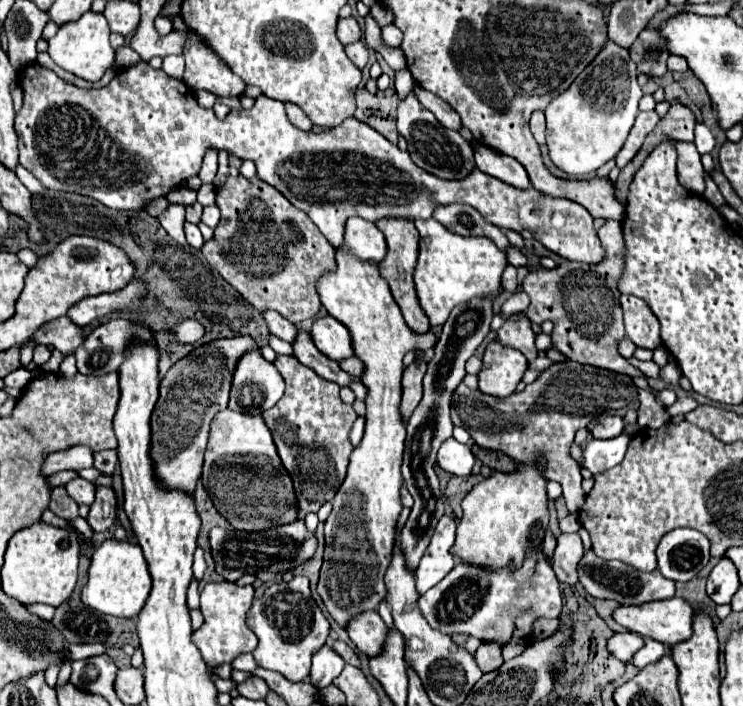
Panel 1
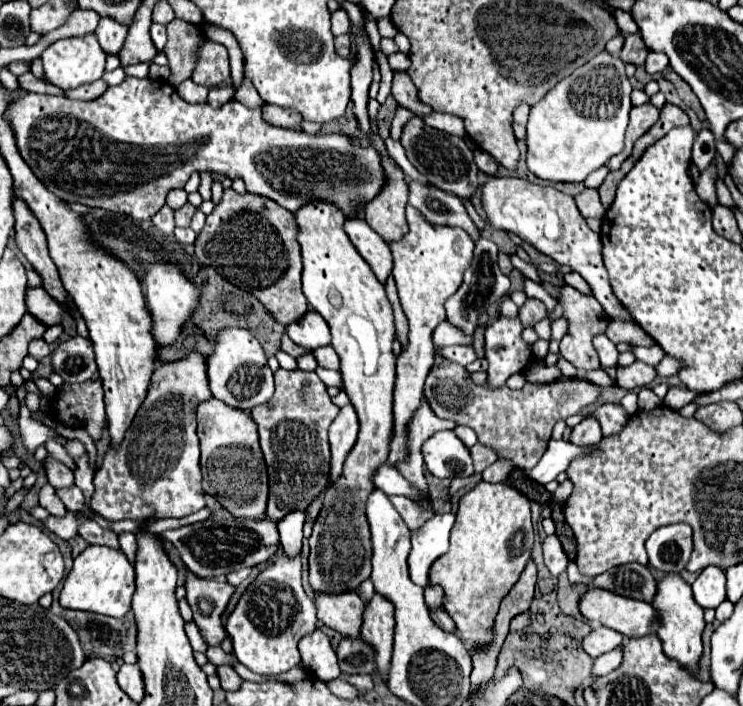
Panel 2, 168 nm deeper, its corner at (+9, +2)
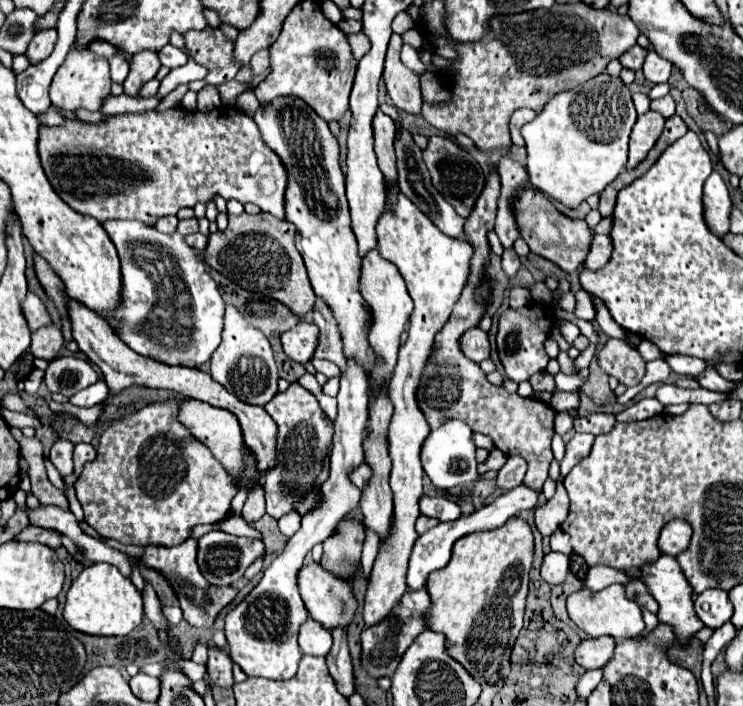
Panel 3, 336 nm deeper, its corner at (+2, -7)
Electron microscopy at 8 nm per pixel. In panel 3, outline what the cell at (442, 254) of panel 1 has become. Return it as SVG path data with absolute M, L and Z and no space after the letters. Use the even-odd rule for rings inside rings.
M398 194L398 200L394 204L390 202L384 204L384 210L376 224L376 234L378 234L378 252L398 268L400 276L406 282L408 294L414 300L414 312L410 316L408 340L400 348L398 364L396 364L392 382L390 382L390 398L394 402L394 416L390 422L388 442L390 442L390 458L392 458L390 486L394 492L394 518L390 524L388 536L384 538L380 552L376 556L374 568L370 572L366 600L364 600L366 626L372 626L384 620L392 612L392 608L400 602L402 594L408 588L406 568L408 568L412 546L418 538L414 524L420 516L418 502L422 498L424 470L420 466L420 446L424 438L430 434L430 426L416 404L416 388L418 388L422 370L428 362L428 356L432 352L434 336L448 322L452 306L460 298L460 292L468 278L470 258L472 258L472 246L466 240L450 238L442 234L432 224L432 220L418 210L416 204L404 198L404 194Z

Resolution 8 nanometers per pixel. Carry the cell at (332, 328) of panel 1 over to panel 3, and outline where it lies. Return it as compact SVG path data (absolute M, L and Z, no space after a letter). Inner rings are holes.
M300 322L294 328L286 330L280 340L282 340L282 350L290 360L306 364L312 358L314 348L318 344L318 330L314 324Z

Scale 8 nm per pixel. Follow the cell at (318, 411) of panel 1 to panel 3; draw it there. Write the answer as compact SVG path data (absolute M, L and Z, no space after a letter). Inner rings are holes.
M298 382L290 384L284 394L276 394L264 408L278 424L278 462L276 468L264 476L266 514L280 518L282 514L290 512L294 500L302 500L302 494L310 490L318 480L326 456L326 446L334 434L334 426L324 416L314 394L302 388Z

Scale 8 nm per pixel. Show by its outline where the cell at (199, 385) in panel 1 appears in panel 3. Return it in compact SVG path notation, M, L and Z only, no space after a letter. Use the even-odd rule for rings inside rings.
M176 400L156 402L114 420L100 434L98 454L92 462L84 464L76 480L76 494L84 508L84 520L104 538L134 546L176 546L190 538L194 526L216 524L230 516L230 502L238 492L240 474L228 472L212 452L178 422L176 412Z

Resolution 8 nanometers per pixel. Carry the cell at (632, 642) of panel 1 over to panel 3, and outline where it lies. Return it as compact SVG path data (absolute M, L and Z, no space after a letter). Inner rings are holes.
M600 636L600 638L582 640L580 646L574 650L574 660L586 670L602 668L612 658L614 646L616 644L614 644L612 636Z

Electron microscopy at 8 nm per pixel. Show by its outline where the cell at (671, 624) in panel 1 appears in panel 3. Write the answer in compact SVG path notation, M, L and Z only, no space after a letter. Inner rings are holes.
M612 584L600 592L592 592L586 586L582 586L582 590L568 596L568 614L576 622L576 626L586 634L590 634L592 638L600 638L600 636L634 638L644 632L640 606L624 596L622 584Z

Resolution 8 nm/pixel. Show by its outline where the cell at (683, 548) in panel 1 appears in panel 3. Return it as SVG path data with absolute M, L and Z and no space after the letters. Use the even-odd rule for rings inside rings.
M676 518L676 520L668 522L662 528L662 534L660 534L660 540L658 540L658 548L664 554L678 556L682 550L688 548L690 538L692 538L690 524L686 520L682 520L682 518Z

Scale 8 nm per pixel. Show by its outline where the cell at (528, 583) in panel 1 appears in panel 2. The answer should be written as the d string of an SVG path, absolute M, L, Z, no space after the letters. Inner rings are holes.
M427 585L425 587L425 605L427 609L443 609L445 603L445 593L439 589L439 585Z

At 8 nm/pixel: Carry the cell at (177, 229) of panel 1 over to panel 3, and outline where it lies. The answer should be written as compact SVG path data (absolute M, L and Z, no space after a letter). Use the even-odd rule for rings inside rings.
M166 216L156 222L156 230L164 232L164 234L172 234L172 232L176 232L176 224L178 224L176 216Z

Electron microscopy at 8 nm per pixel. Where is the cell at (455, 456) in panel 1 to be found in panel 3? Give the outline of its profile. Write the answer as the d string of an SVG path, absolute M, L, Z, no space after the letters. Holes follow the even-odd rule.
M448 420L440 428L430 430L430 434L424 440L424 446L420 450L422 468L432 480L436 488L452 488L468 482L478 480L476 472L476 444L472 440L472 428L466 426L466 422L460 420Z

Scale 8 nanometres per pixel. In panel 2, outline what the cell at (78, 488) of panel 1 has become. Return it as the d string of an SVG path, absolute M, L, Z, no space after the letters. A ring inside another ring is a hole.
M47 455L45 459L45 467L47 467L47 477L49 477L49 483L55 487L55 489L69 489L73 487L73 471L63 465L61 461L53 459L51 455Z

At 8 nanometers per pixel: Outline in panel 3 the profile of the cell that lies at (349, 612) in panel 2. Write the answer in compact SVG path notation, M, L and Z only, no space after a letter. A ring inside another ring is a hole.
M308 564L300 568L298 574L298 590L302 596L302 602L308 610L308 614L318 620L322 626L326 626L328 630L336 628L336 626L348 626L354 620L356 614L356 598L352 592L352 586L346 584L344 580L336 578L332 572L324 570L320 564Z

